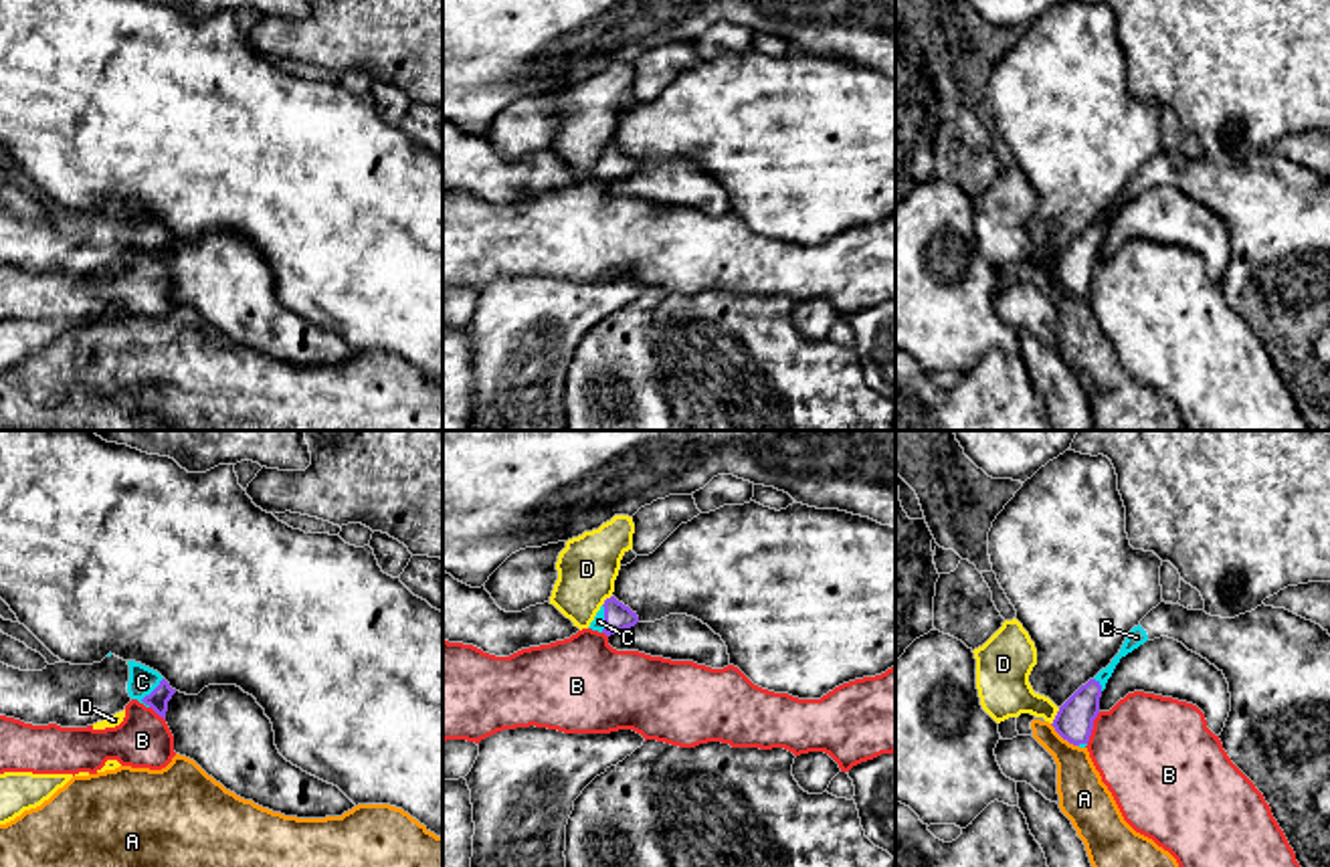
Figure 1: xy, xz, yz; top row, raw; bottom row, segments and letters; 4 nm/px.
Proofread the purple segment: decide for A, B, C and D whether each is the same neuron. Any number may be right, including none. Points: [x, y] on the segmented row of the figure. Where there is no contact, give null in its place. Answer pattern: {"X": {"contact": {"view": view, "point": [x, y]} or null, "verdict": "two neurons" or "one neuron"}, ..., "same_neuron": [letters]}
{"A": {"contact": {"view": "yz", "point": [1064, 738]}, "verdict": "two neurons"}, "B": {"contact": {"view": "yz", "point": [1092, 728]}, "verdict": "two neurons"}, "C": {"contact": {"view": "xy", "point": [152, 692]}, "verdict": "one neuron"}, "D": {"contact": {"view": "yz", "point": [1056, 716]}, "verdict": "two neurons"}, "same_neuron": ["C"]}

